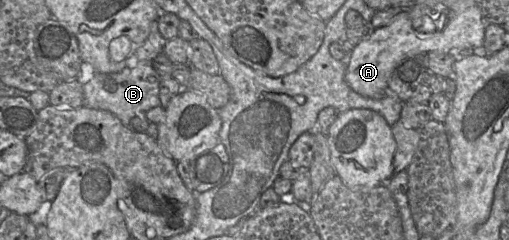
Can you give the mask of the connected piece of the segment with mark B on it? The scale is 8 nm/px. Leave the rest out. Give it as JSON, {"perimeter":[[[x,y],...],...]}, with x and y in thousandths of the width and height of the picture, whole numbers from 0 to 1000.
{"perimeter":[[[308,88],[299,92],[293,142],[259,238],[259,271],[224,304],[187,300],[175,338],[161,333],[165,438],[173,450],[208,458],[224,475],[242,521],[255,521],[267,479],[285,479],[297,450],[314,442],[312,371],[316,321],[301,283],[301,250],[320,217],[326,167],[310,129]]]}

